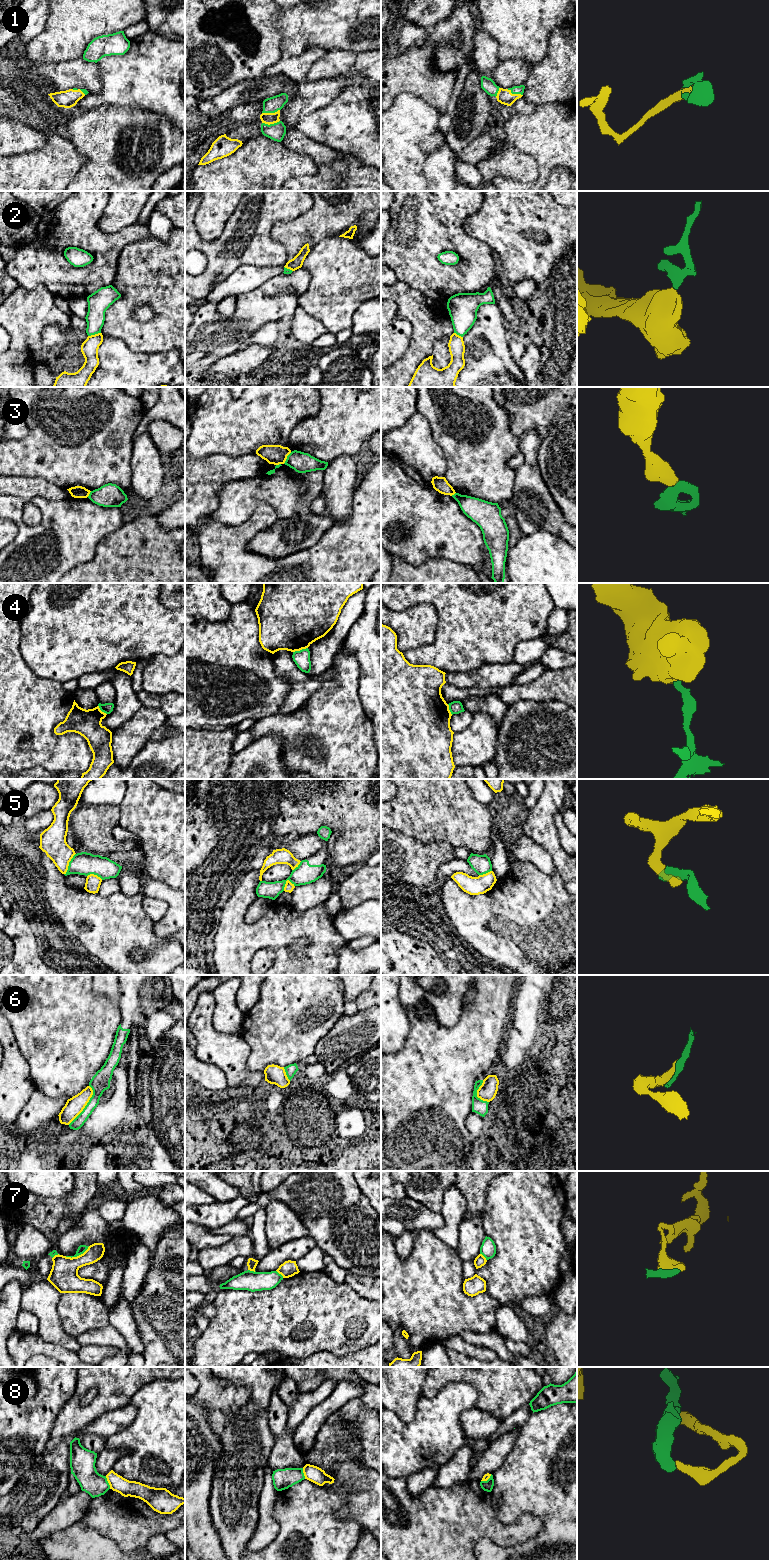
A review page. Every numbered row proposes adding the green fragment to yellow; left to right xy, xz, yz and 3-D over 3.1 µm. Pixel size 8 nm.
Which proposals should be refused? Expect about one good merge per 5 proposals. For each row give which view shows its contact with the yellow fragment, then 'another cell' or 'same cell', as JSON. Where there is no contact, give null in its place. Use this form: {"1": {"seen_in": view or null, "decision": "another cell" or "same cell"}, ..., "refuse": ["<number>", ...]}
{"1": {"seen_in": "xz", "decision": "same cell"}, "2": {"seen_in": "xy", "decision": "another cell"}, "3": {"seen_in": "xz", "decision": "another cell"}, "4": {"seen_in": "xz", "decision": "another cell"}, "5": {"seen_in": "xy", "decision": "another cell"}, "6": {"seen_in": "xy", "decision": "another cell"}, "7": {"seen_in": "xy", "decision": "another cell"}, "8": {"seen_in": "xy", "decision": "another cell"}, "refuse": ["2", "3", "4", "5", "6", "7", "8"]}

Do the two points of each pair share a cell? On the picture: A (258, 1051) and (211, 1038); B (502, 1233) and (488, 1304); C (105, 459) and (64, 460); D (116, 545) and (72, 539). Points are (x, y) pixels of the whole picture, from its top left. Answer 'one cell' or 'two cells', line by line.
A: two cells
B: two cells
C: one cell
D: two cells

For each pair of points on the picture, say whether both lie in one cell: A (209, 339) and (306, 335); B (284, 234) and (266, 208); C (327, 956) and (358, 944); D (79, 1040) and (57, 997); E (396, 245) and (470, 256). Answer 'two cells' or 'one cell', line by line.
A: one cell
B: two cells
C: two cells
D: one cell
E: one cell

